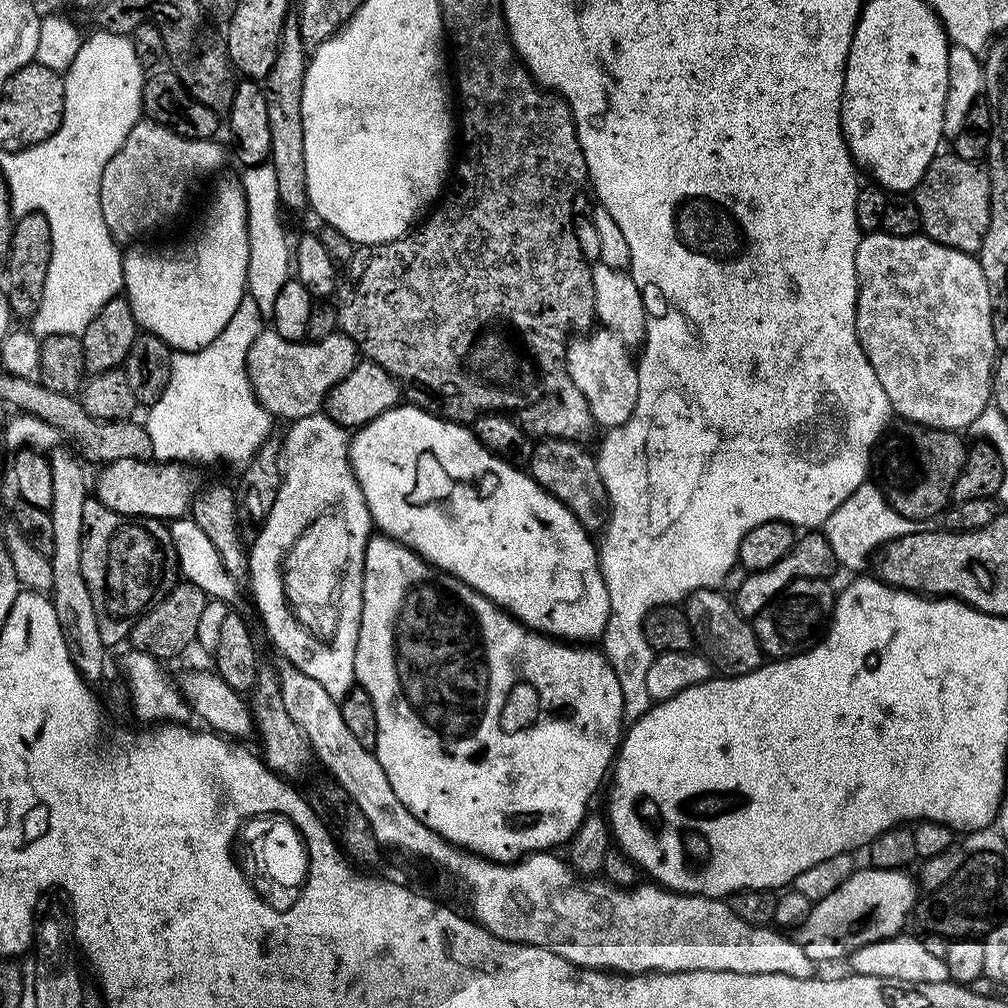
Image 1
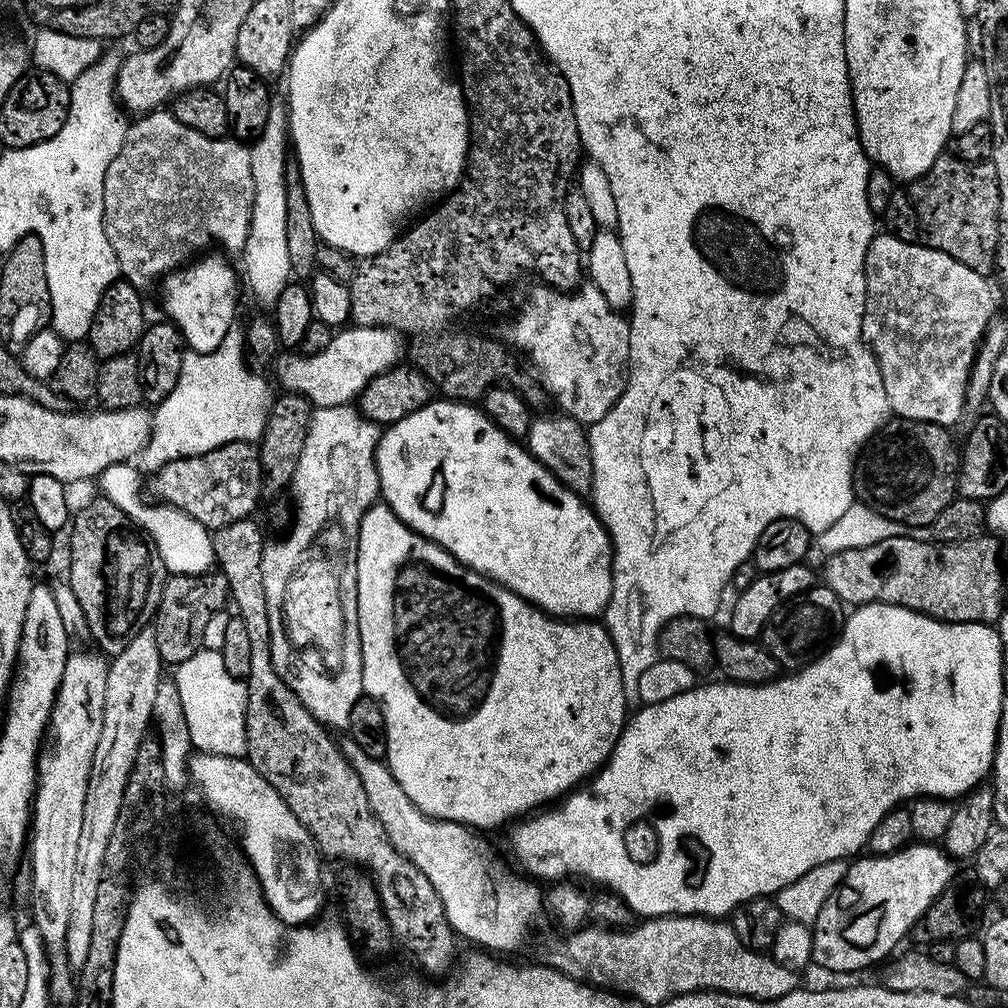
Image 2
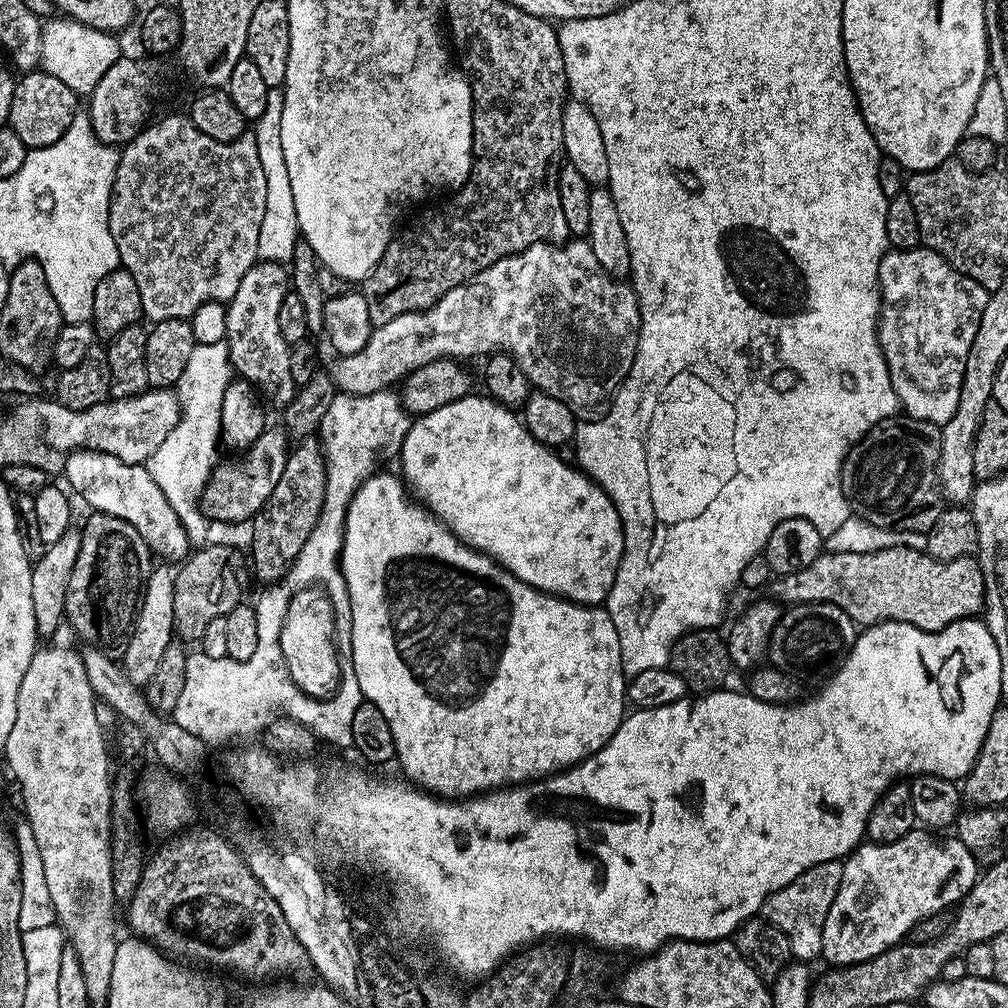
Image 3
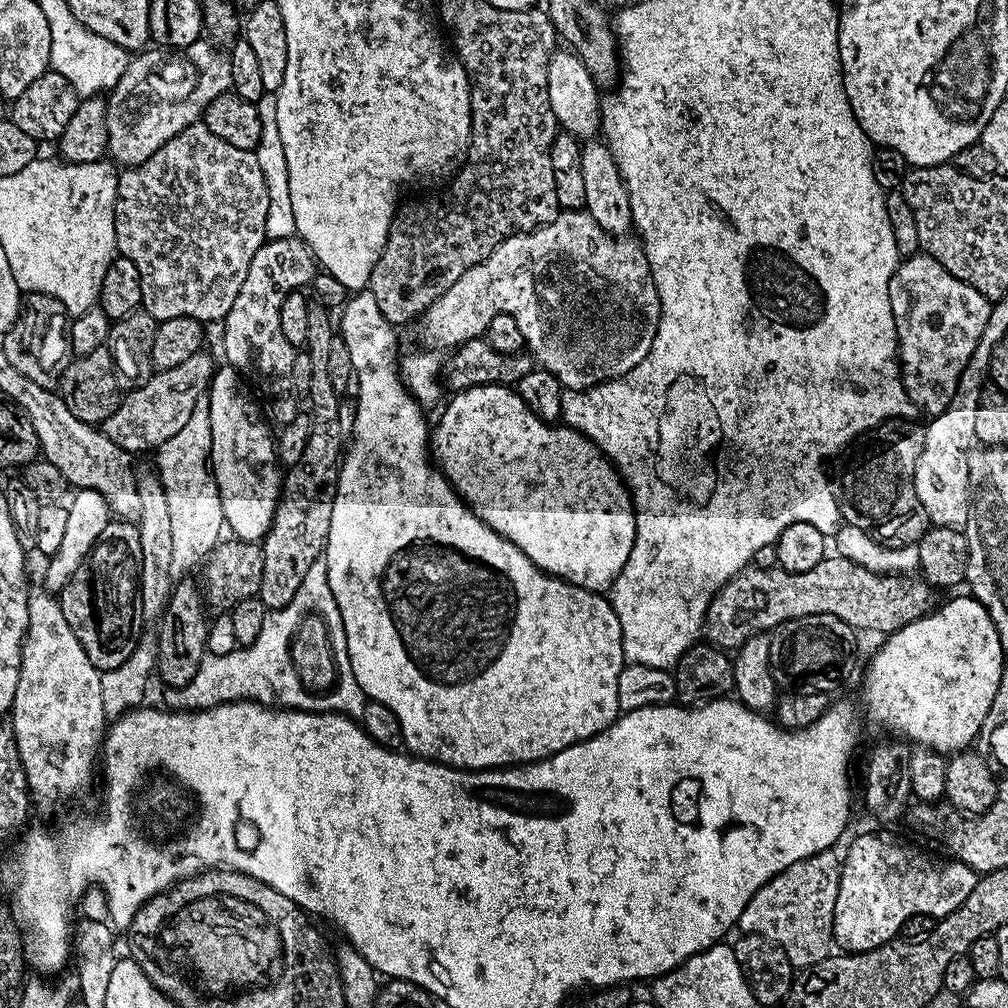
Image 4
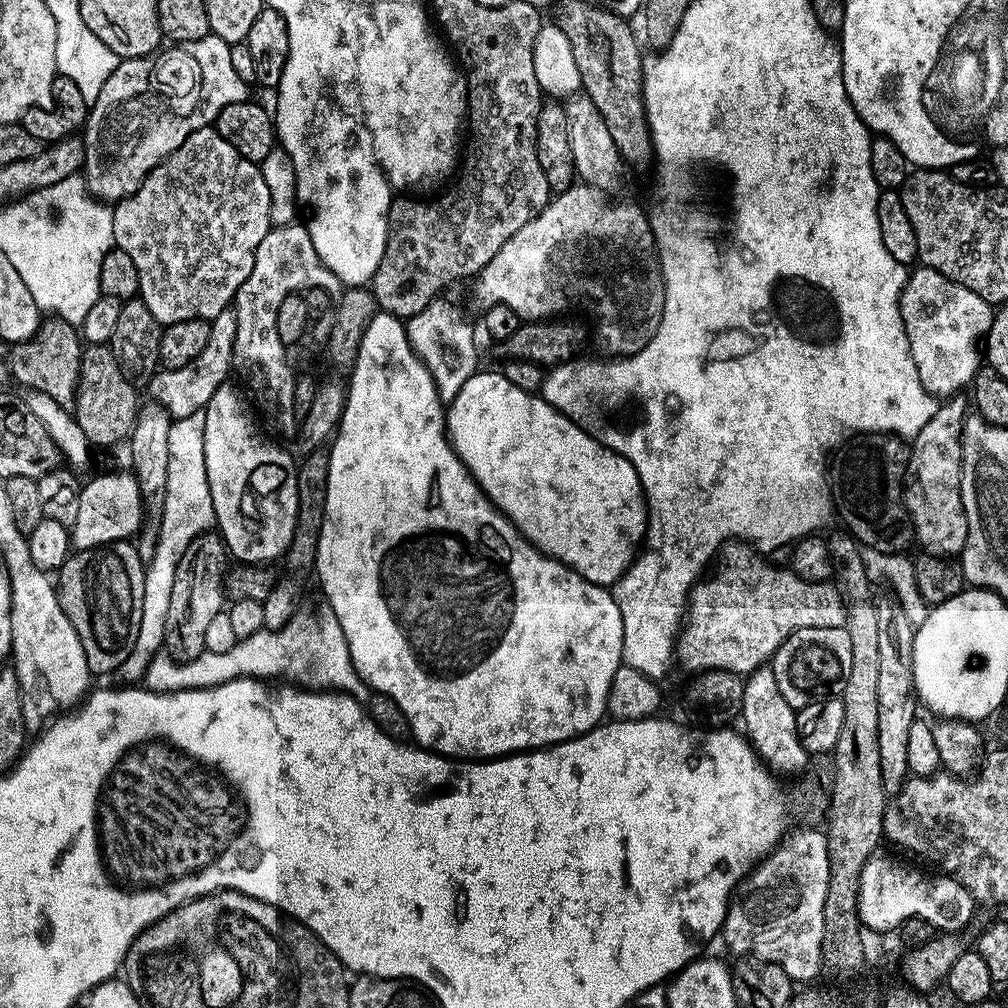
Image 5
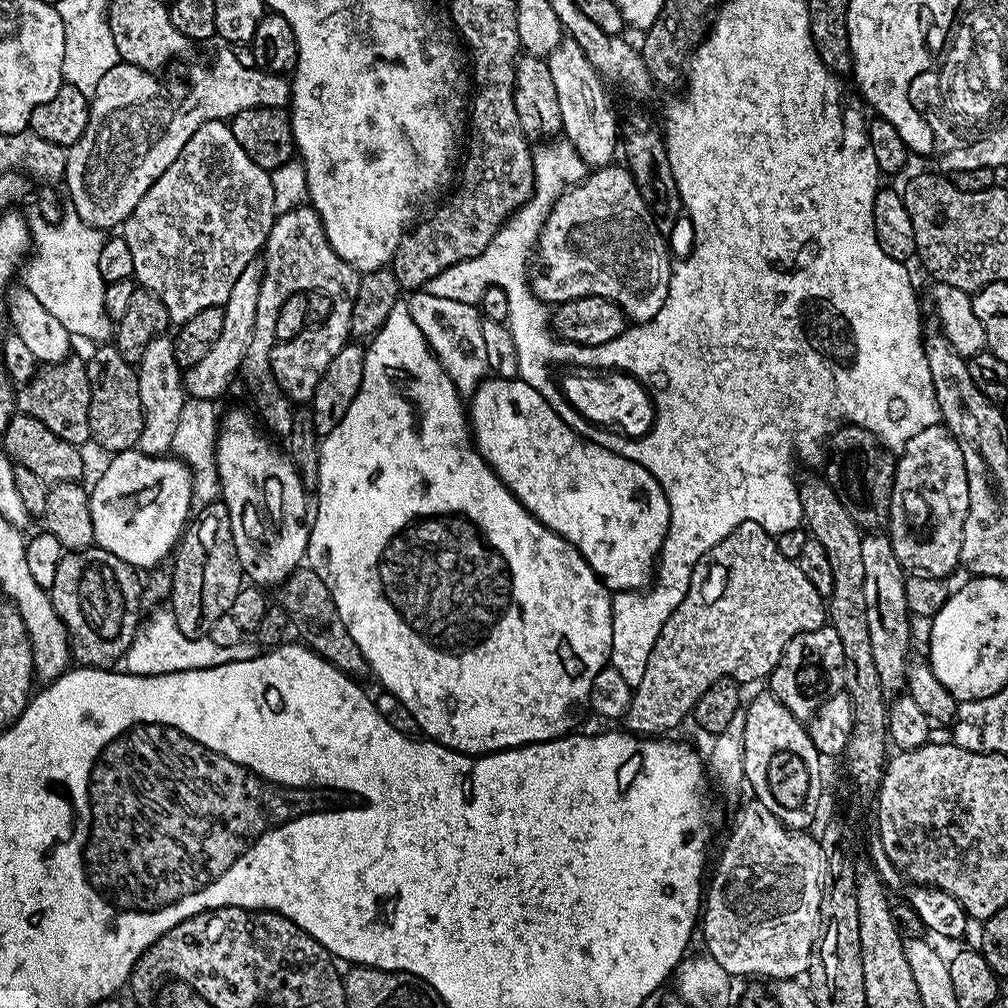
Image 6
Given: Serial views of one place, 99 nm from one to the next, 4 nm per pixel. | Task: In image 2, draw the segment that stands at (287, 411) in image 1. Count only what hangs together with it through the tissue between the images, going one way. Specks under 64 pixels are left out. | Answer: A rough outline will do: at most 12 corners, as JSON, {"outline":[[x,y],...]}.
{"outline":[[344,326],[276,376],[313,409],[351,405],[401,363],[401,333]]}

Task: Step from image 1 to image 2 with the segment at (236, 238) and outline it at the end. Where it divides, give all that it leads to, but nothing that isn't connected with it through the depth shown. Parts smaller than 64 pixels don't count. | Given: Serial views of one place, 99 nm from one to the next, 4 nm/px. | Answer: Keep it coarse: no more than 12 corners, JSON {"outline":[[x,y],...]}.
{"outline":[[204,254],[163,277],[164,312],[191,351],[218,347],[236,274]]}

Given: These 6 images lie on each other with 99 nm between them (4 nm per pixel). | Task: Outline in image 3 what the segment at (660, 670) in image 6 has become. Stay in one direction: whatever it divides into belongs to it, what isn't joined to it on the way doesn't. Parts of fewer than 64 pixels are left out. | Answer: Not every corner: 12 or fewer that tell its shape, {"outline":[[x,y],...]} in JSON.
{"outline":[[825,551],[785,605],[940,632],[984,607],[979,559]]}

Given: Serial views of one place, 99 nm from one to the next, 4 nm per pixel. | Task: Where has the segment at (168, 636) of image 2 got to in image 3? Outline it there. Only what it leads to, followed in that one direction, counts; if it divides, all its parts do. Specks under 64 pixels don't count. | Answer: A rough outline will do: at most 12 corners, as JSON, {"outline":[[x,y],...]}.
{"outline":[[210,542],[179,565],[174,626],[198,642],[242,602],[234,547]]}

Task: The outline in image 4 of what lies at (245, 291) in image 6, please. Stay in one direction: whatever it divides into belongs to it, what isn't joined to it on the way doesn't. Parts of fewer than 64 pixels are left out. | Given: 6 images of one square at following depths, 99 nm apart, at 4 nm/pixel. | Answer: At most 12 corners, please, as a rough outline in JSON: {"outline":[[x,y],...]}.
{"outline":[[208,350],[156,372],[104,420],[125,454],[159,449],[189,421]]}

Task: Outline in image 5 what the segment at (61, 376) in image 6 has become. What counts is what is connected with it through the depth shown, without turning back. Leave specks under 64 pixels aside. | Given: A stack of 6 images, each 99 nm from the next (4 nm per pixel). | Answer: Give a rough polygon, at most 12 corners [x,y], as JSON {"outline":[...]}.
{"outline":[[45,319],[11,345],[10,376],[62,406],[75,401],[82,336]]}

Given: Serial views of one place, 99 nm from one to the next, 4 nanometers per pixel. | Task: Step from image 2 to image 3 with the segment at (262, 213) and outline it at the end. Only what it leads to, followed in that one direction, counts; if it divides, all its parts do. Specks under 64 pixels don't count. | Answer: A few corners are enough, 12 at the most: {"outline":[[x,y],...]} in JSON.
{"outline":[[284,89],[252,135],[266,174],[258,258],[287,263],[300,239],[282,151]]}

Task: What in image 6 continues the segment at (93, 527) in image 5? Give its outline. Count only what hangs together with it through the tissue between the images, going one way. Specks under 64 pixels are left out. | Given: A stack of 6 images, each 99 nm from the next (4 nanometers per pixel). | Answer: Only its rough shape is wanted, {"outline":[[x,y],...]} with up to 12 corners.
{"outline":[[115,453],[88,497],[95,543],[167,561],[194,508],[179,458]]}

